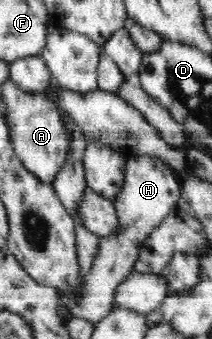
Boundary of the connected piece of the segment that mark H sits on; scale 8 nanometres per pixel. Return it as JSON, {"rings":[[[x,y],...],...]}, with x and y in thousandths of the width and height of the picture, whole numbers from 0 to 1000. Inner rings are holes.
{"rings":[[[613,457],[594,469],[590,531],[533,590],[557,673],[528,693],[472,702],[467,743],[401,820],[382,891],[330,914],[335,932],[453,953],[528,917],[538,861],[632,802],[632,773],[684,720],[684,702],[835,614],[849,572],[854,543],[825,510],[741,457]]]}

